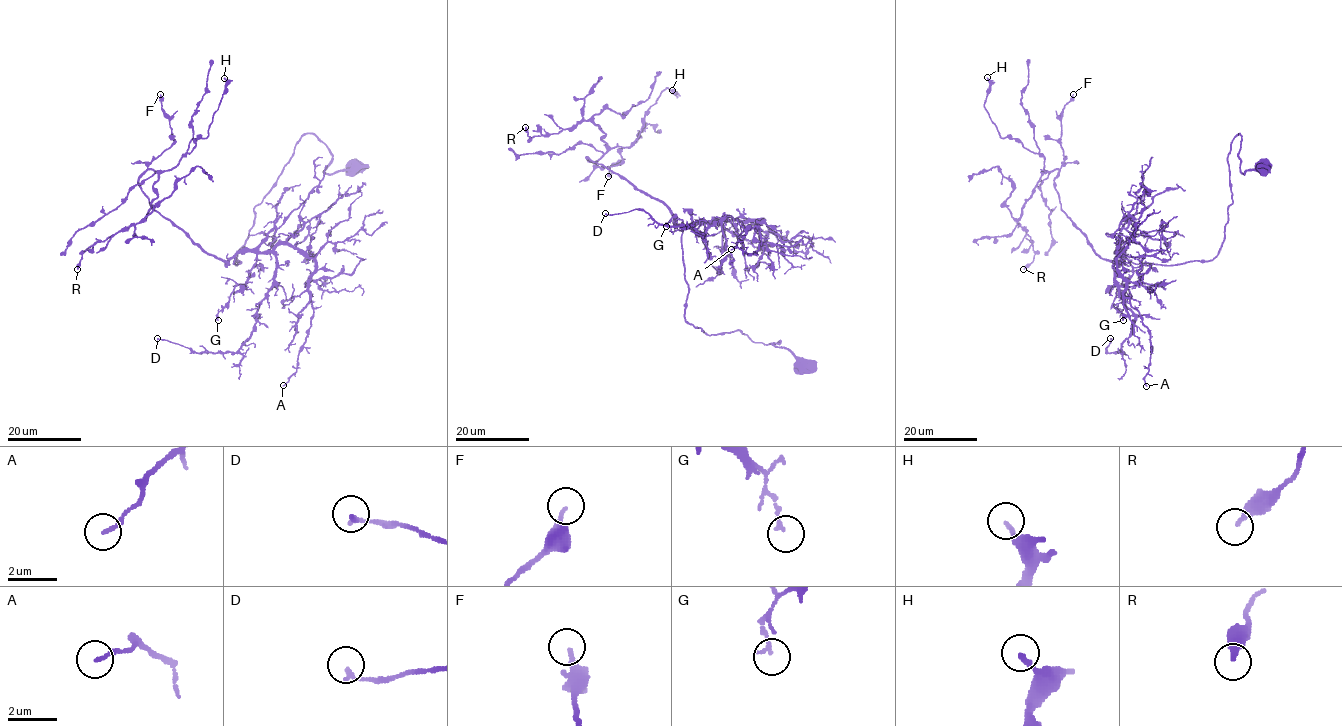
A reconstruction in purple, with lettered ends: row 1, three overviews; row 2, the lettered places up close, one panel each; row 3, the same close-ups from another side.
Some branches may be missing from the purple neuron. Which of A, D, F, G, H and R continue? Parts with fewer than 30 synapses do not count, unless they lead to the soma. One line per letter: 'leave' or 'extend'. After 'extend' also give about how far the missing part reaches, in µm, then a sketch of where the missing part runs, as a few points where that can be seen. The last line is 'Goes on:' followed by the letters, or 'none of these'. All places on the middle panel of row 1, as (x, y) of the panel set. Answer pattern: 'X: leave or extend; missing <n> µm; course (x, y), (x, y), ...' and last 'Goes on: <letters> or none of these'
A: leave
D: leave
F: leave
G: leave
H: leave
R: leave
Goes on: none of these

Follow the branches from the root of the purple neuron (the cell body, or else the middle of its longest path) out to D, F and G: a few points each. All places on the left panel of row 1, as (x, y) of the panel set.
D: (352, 165), (327, 174), (305, 133), (254, 208), (233, 263), (271, 252), (274, 284), (235, 352), (157, 338)
F: (352, 165), (327, 174), (330, 150), (305, 133), (240, 262), (221, 261), (139, 183), (174, 141), (160, 94)
G: (352, 165), (327, 174), (330, 150), (299, 139), (253, 209), (233, 263), (257, 260), (218, 320)

